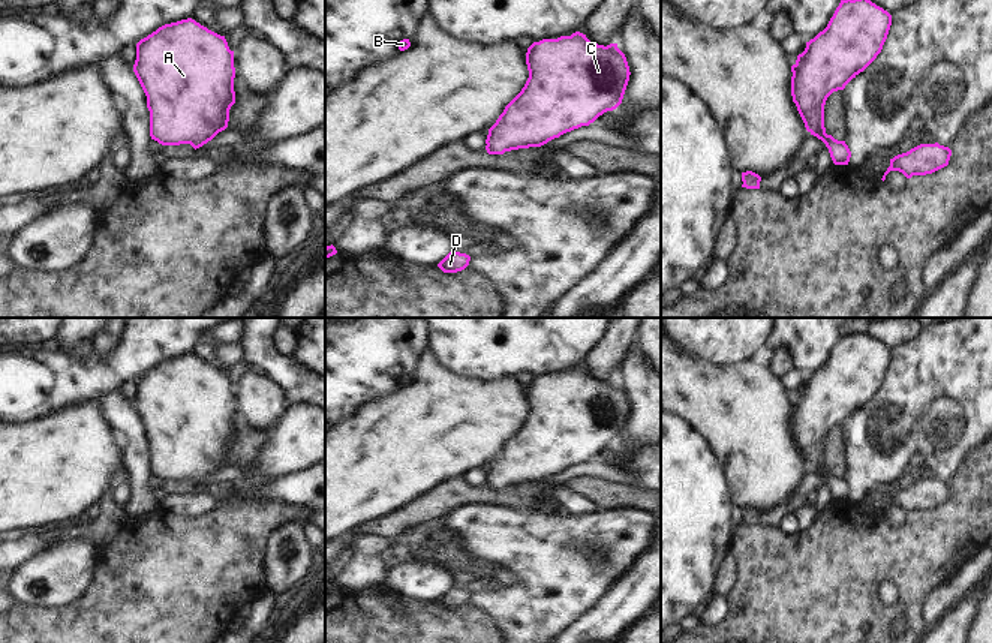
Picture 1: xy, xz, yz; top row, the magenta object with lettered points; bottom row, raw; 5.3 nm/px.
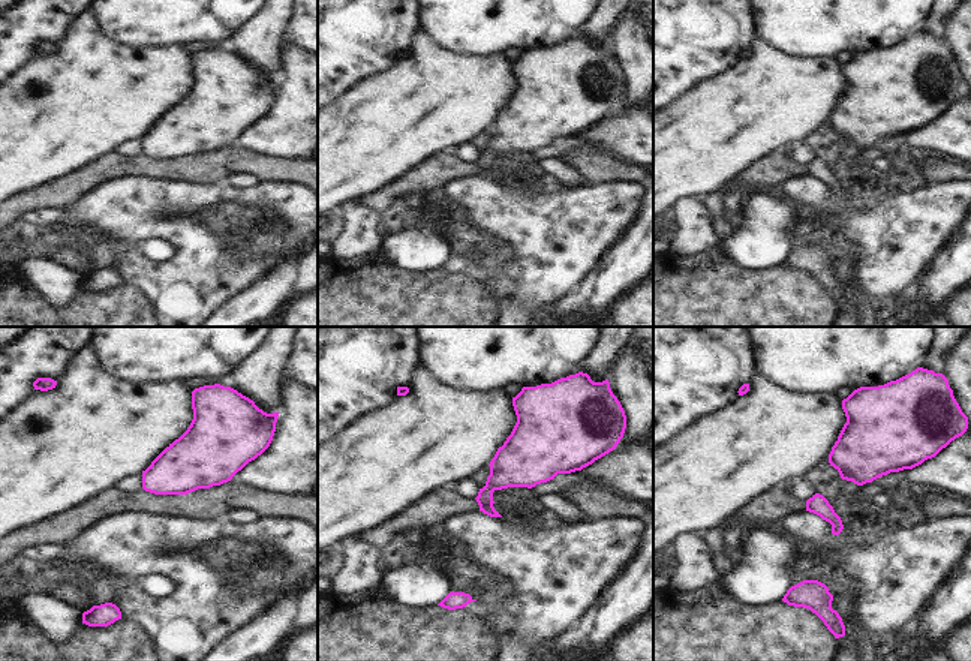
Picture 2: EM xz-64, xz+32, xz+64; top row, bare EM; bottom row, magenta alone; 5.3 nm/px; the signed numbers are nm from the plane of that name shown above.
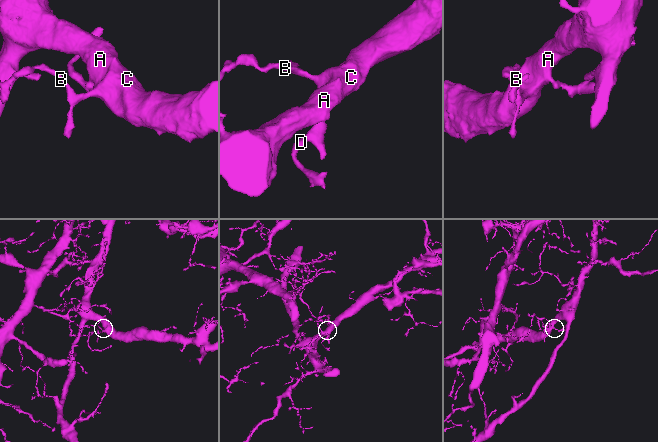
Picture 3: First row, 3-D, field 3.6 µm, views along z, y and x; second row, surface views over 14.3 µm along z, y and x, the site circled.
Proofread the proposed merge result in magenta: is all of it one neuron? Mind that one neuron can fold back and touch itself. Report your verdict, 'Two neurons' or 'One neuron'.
One neuron.

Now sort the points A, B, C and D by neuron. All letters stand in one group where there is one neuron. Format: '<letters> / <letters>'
A B C D

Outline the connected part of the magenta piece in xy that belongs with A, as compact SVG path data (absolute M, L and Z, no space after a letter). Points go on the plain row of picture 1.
M192 354L165 360L136 379L133 408L147 432L150 472L159 480L190 480L196 486L228 463L235 403L225 372Z

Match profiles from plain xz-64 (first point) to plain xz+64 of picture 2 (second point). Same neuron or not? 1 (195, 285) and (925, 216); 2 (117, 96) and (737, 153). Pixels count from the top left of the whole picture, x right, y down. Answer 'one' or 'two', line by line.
1: one
2: one

